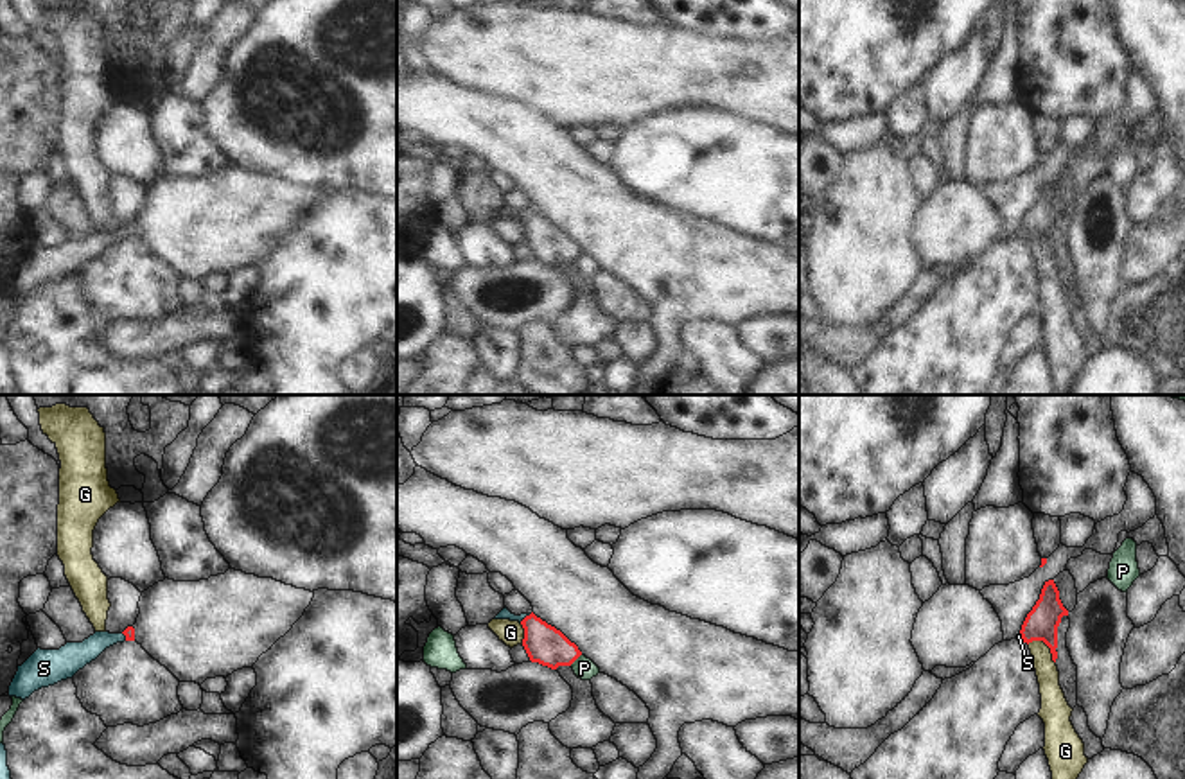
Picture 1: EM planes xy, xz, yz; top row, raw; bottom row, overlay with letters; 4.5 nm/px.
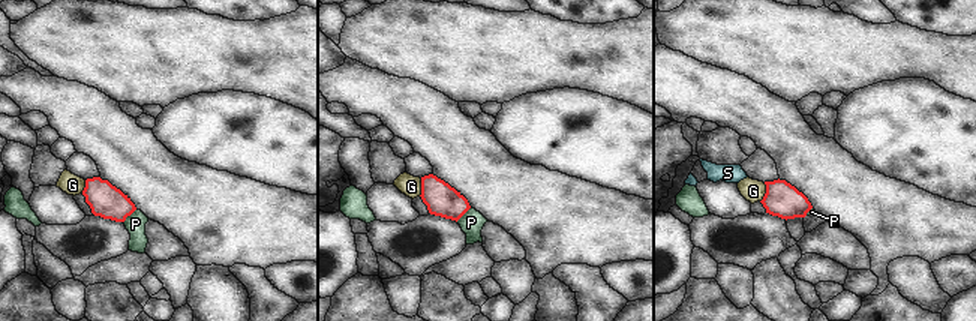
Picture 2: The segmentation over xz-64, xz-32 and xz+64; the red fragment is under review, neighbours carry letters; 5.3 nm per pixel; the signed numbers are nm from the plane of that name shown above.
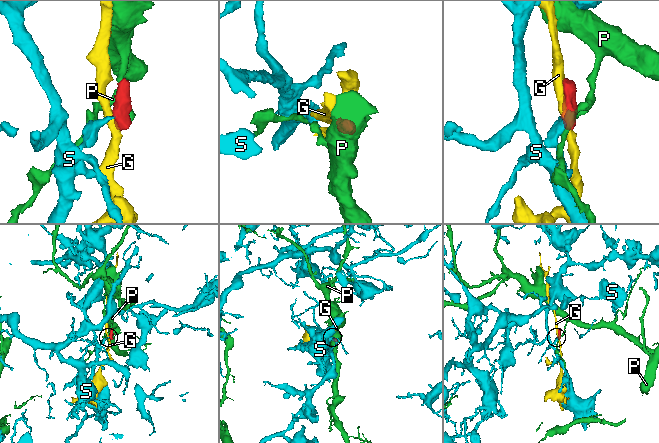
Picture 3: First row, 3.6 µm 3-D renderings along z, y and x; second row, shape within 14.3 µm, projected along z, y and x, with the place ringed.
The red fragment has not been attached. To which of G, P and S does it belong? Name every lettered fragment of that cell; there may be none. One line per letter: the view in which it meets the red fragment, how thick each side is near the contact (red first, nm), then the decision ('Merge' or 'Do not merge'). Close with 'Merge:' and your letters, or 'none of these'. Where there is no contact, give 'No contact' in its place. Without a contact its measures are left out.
G: Touches red in yz. Thickness 150 nm (red) against 110 nm. Do not merge
P: Touches red in xz. Thickness 170 nm (red) against 100 nm. Do not merge
S: Touches red in xz. Thickness 170 nm (red) against 50 nm. Merge
Merge: S

